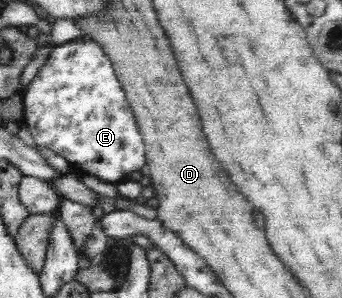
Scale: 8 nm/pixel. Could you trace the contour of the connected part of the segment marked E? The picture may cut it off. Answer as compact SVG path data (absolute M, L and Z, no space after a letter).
M91 37L55 45L47 64L26 86L23 97L23 124L31 132L36 146L45 146L67 159L72 168L116 185L141 174L146 165L146 146L135 115L116 77L114 66L102 46Z

